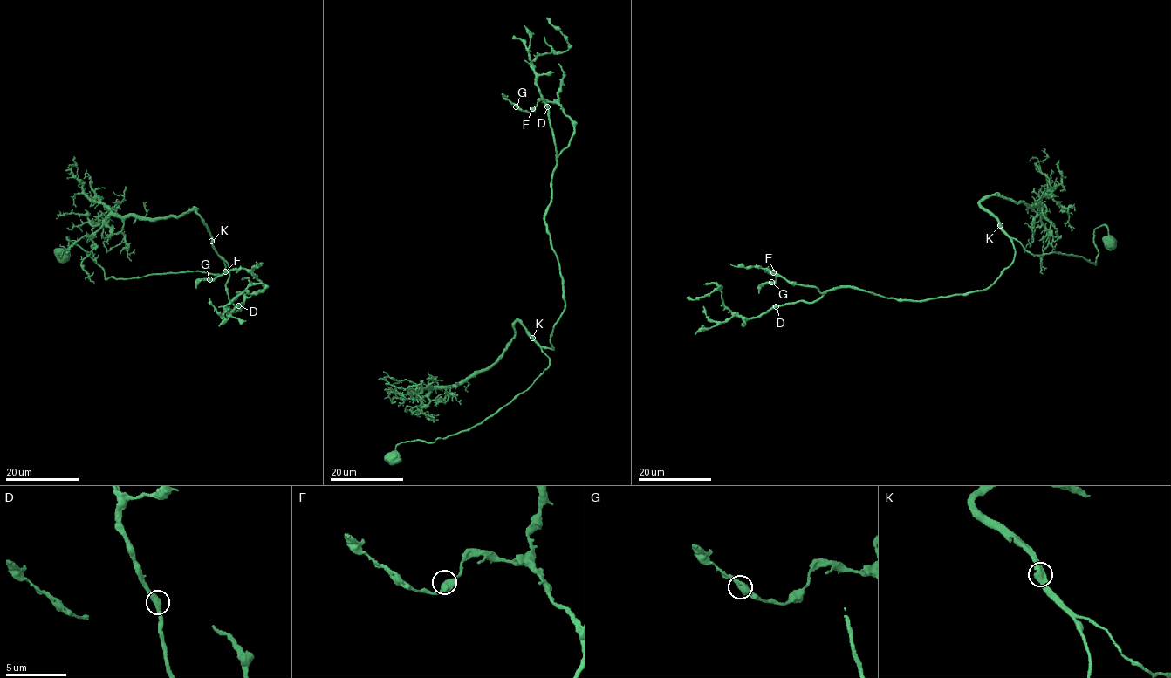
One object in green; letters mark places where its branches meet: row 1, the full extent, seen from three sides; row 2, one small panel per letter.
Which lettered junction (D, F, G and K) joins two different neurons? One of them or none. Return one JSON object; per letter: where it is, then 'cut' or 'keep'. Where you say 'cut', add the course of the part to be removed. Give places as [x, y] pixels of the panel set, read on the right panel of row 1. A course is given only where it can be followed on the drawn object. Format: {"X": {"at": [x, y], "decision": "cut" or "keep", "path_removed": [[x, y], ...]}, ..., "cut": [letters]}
{"D": {"at": [776, 306], "decision": "keep"}, "F": {"at": [773, 272], "decision": "keep"}, "G": {"at": [771, 282], "decision": "keep"}, "K": {"at": [1000, 225], "decision": "keep"}, "cut": []}

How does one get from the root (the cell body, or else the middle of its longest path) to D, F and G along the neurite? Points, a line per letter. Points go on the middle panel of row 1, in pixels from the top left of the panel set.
D: (393, 457), (401, 442), (482, 423), (550, 364), (542, 349), (564, 299), (544, 222), (547, 106)
F: (393, 457), (482, 423), (550, 364), (564, 299), (544, 216), (574, 122), (532, 108)
G: (393, 457), (482, 423), (550, 364), (564, 299), (544, 216), (574, 122), (551, 101), (516, 106)

